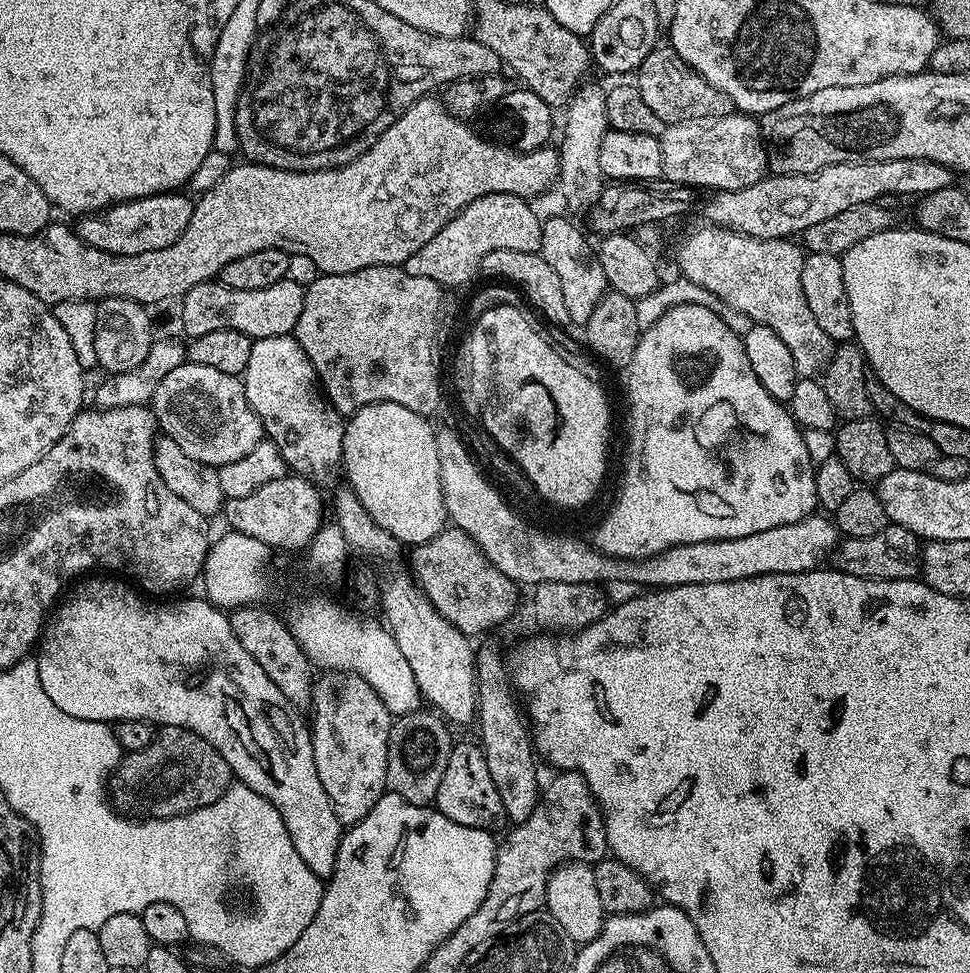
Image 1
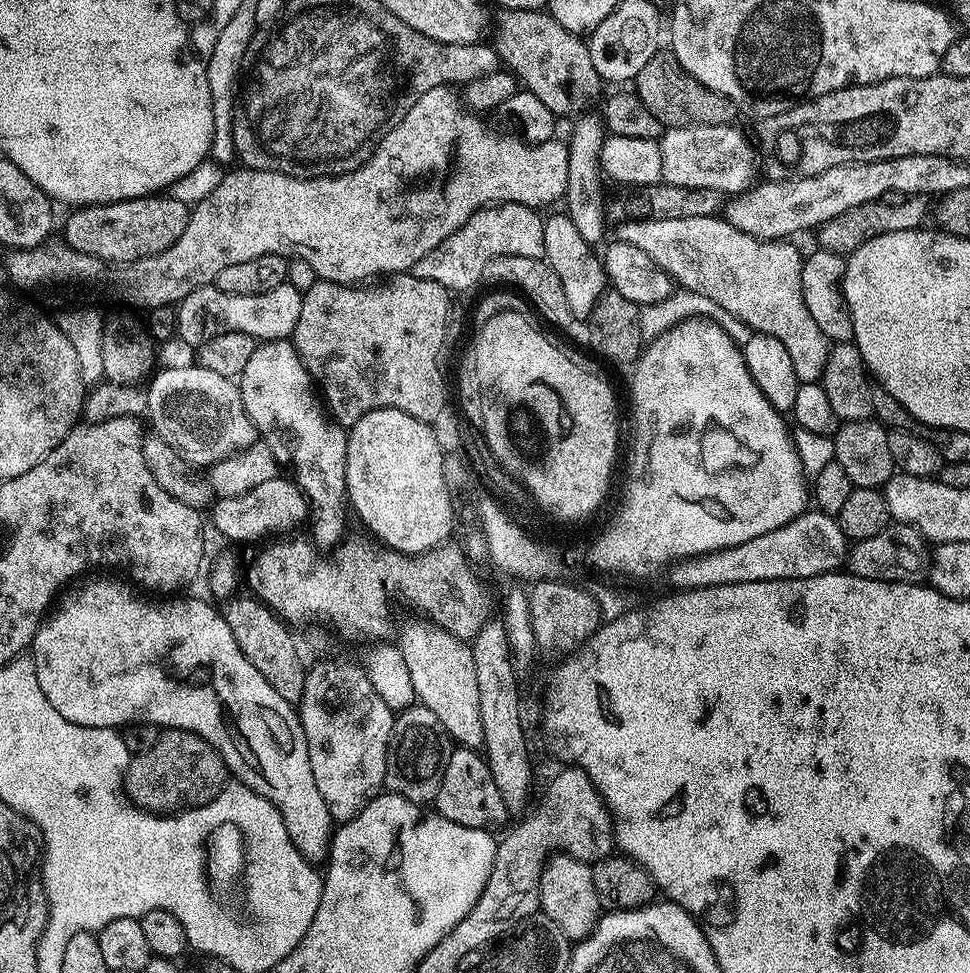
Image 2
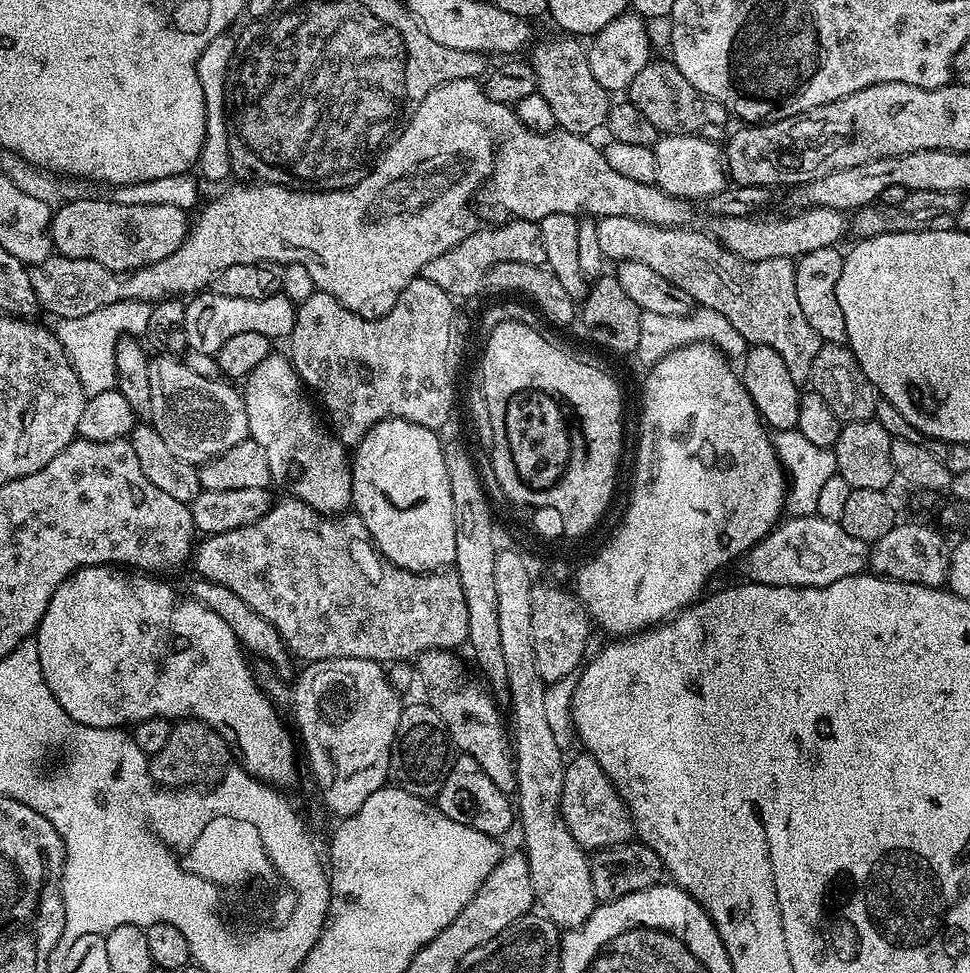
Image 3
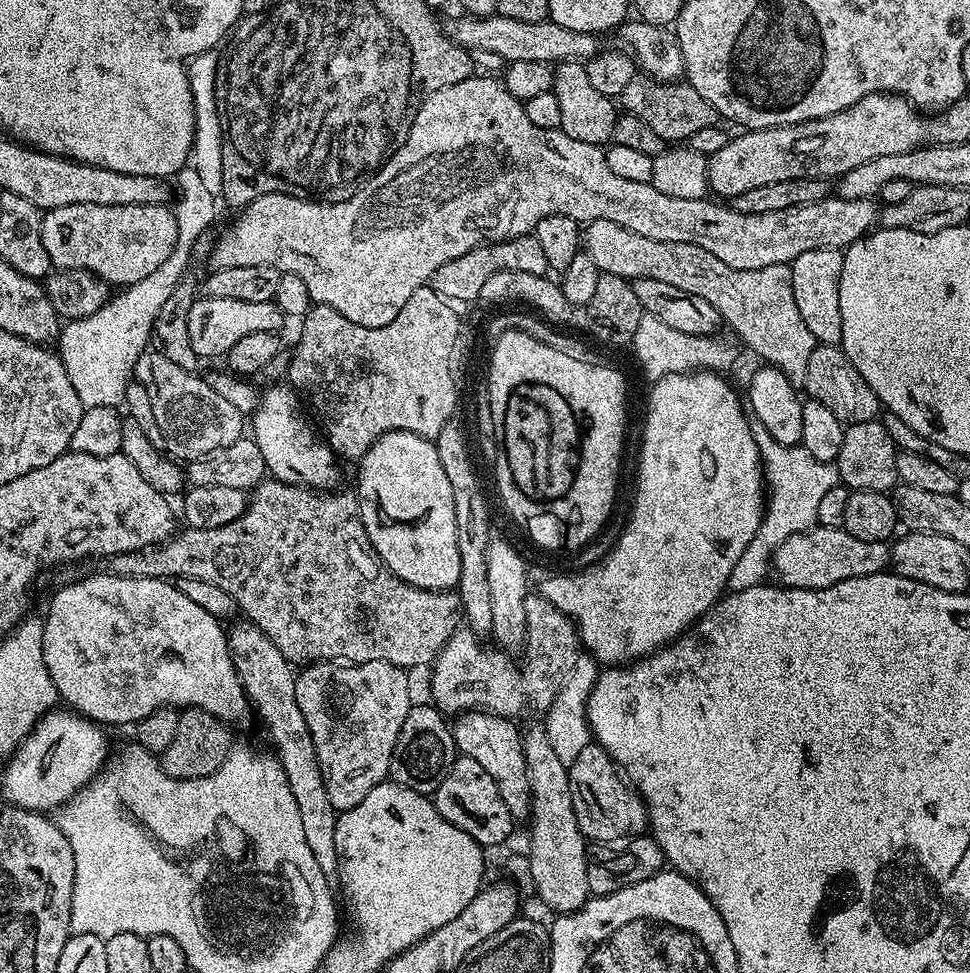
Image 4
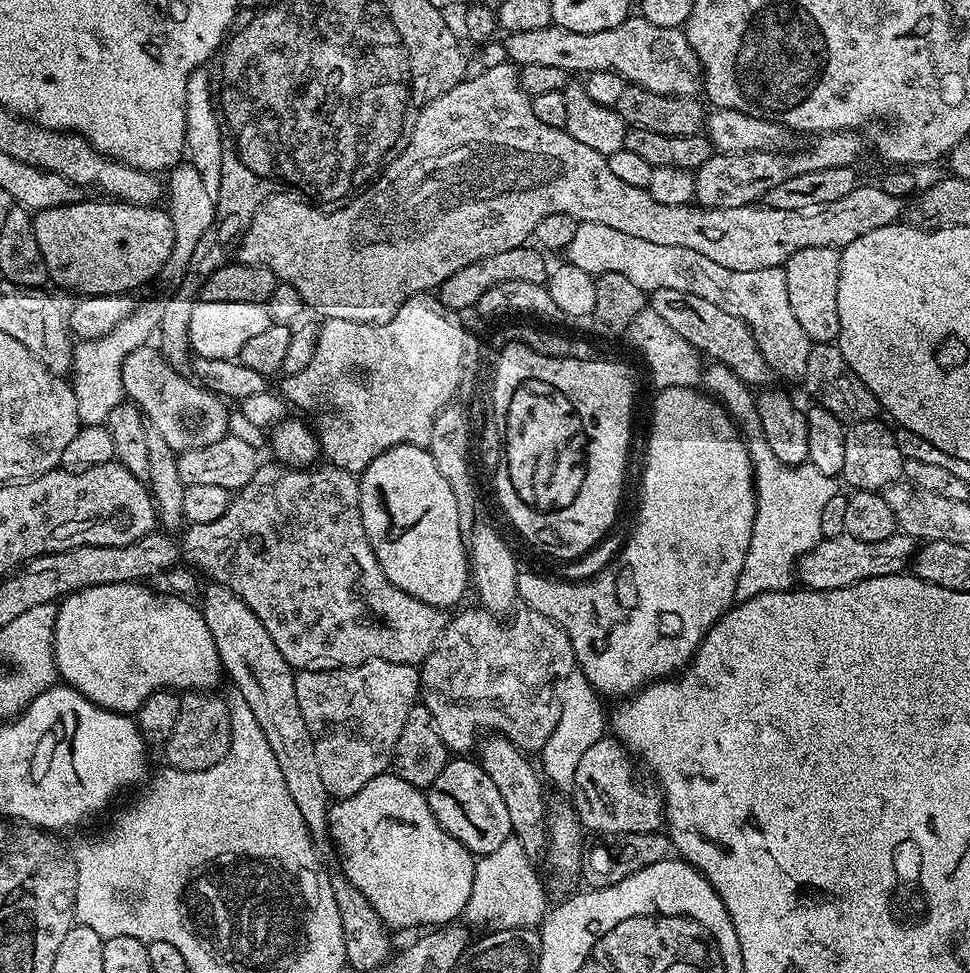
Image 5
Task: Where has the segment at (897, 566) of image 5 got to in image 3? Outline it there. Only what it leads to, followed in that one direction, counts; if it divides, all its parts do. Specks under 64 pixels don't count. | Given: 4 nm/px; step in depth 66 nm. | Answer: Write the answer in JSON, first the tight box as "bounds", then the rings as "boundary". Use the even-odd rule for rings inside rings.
{"bounds":[742,515,870,588],"boundary":[[[818,515],[792,516],[786,520],[777,523],[772,531],[744,553],[742,565],[748,575],[745,577],[751,583],[821,588],[842,578],[859,576],[868,568],[870,546],[858,538],[850,538],[837,521]]]}

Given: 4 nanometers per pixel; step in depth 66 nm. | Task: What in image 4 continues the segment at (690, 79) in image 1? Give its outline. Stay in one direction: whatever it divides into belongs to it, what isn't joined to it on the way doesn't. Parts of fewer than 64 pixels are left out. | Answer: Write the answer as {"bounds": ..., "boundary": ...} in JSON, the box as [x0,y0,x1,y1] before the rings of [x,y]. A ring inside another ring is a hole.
{"bounds":[618,74,718,142],"boundary":[[[637,74],[618,100],[627,115],[642,118],[642,122],[646,122],[646,126],[650,126],[650,130],[665,142],[691,141],[698,130],[715,128],[718,124],[714,106],[710,106],[710,102],[706,102],[706,98],[702,98],[702,94],[687,82],[655,80],[653,76]]]}

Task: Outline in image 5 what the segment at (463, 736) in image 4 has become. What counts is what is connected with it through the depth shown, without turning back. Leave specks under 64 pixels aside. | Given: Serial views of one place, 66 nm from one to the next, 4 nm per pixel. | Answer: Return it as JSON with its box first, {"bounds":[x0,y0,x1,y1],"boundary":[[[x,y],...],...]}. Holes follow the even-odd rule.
{"bounds":[478,734,548,858],"boundary":[[[488,734],[479,741],[478,763],[486,774],[490,774],[498,794],[502,794],[502,802],[506,802],[506,810],[510,814],[512,836],[522,842],[522,850],[531,858],[543,857],[548,846],[548,806],[544,800],[545,781],[538,771],[537,765],[532,764],[529,757],[514,742],[499,734]]]}

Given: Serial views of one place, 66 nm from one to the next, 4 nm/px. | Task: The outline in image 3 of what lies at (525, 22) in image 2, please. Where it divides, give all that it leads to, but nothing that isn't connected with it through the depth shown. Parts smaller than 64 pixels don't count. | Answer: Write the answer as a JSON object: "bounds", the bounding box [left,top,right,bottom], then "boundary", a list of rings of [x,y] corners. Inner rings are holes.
{"bounds":[530,38,610,138],"boundary":[[[576,38],[560,39],[564,40],[544,40],[540,45],[537,43],[531,49],[530,63],[536,75],[538,91],[542,98],[546,98],[550,110],[554,110],[557,129],[588,138],[593,135],[591,132],[599,128],[601,131],[607,125],[610,93],[594,82],[585,45]]]}

